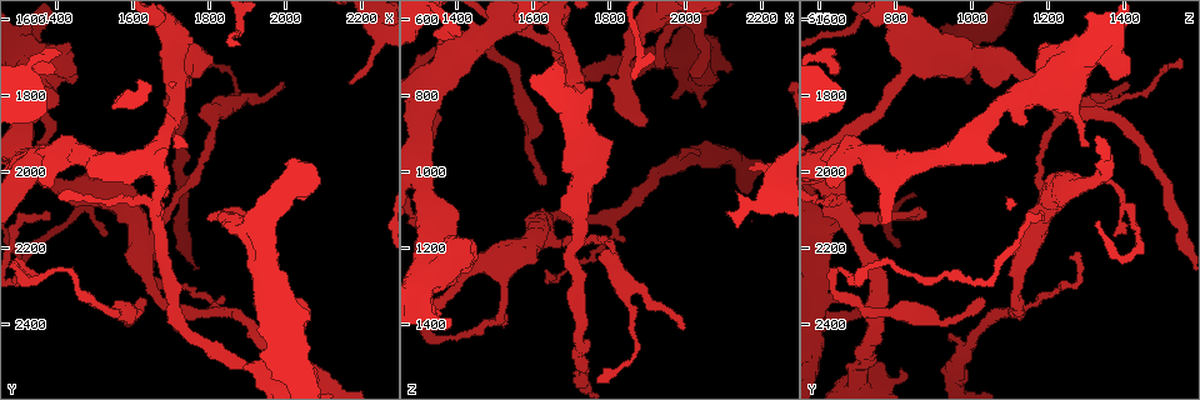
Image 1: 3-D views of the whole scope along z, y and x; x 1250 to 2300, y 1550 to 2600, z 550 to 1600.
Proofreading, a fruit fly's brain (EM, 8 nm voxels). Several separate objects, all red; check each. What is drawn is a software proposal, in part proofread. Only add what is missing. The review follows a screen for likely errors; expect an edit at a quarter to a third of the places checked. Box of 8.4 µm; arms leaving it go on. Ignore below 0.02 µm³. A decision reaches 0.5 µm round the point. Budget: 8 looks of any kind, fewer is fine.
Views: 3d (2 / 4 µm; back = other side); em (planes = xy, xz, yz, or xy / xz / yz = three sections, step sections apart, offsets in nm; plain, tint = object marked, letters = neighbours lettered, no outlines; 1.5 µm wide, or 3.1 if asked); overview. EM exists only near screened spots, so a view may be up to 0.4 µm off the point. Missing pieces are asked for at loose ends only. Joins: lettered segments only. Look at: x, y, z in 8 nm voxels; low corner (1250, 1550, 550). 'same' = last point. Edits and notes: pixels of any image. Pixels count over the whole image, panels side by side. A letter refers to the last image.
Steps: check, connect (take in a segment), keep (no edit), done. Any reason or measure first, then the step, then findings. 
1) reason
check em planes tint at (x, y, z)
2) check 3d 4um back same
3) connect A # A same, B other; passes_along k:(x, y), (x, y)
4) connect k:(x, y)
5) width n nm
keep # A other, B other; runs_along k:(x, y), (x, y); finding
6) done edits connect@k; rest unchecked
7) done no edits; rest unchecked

free end
check em xz step 4 letters at (1630, 2335, 1035)

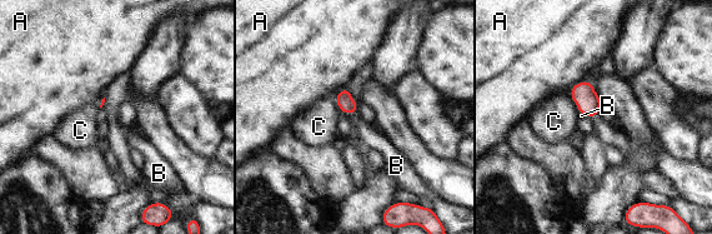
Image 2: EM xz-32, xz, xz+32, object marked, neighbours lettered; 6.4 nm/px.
check em planes letters same

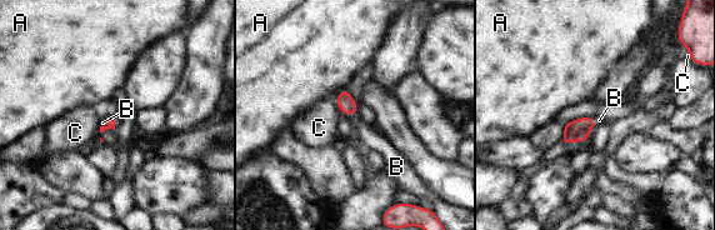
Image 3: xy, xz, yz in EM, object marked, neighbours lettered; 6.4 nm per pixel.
connect B # A other, B same, C other; it goes on there

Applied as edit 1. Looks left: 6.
redraw
check overview

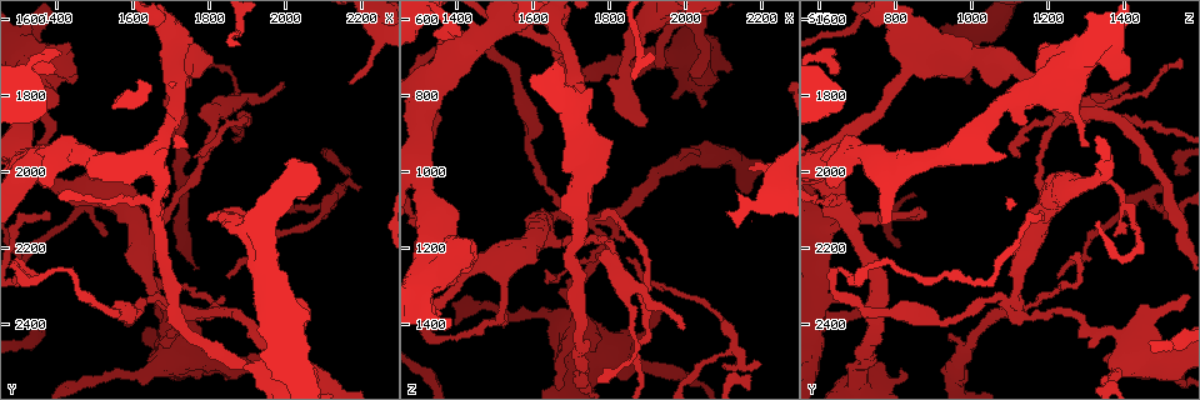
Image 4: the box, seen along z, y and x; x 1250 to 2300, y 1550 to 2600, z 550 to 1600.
stops while still wide
check em planes plain at (1350, 1750, 1355)

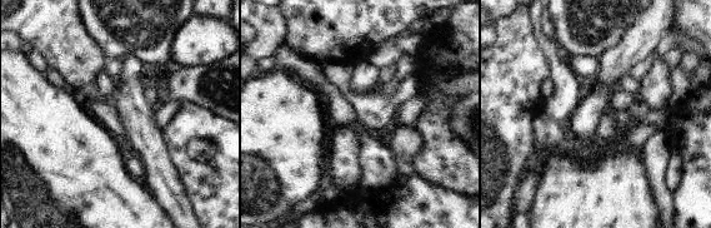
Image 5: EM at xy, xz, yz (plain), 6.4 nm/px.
check em planes letters same

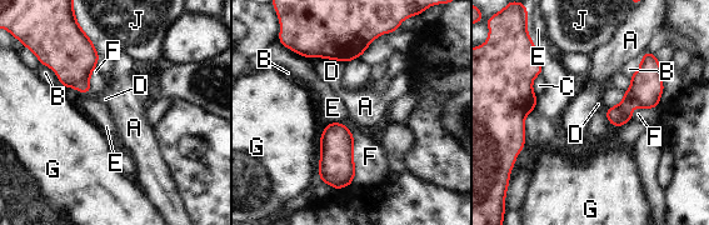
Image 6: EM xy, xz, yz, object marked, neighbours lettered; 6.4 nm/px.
keep # A other, B other, C other, D other, E other, F other, G other, J other; border 6:(603, 110), (607, 120), (614, 126); none of them fits

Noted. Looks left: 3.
done edits connect@3; rest unchecked

